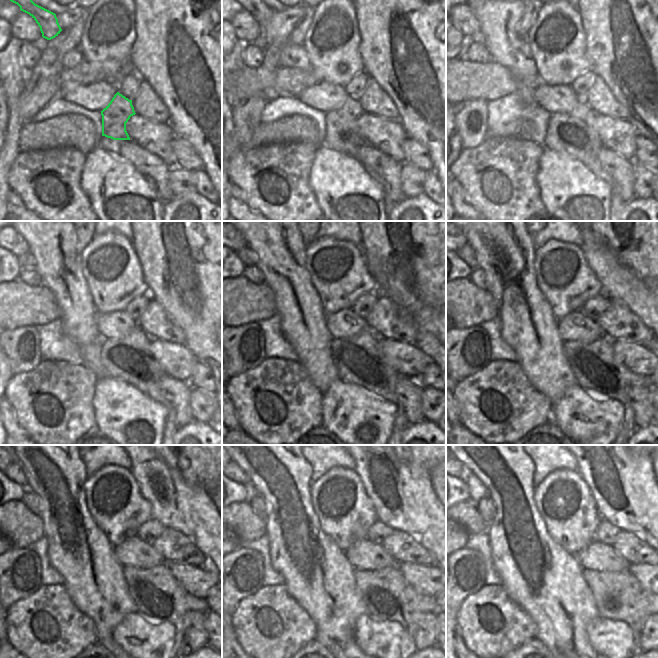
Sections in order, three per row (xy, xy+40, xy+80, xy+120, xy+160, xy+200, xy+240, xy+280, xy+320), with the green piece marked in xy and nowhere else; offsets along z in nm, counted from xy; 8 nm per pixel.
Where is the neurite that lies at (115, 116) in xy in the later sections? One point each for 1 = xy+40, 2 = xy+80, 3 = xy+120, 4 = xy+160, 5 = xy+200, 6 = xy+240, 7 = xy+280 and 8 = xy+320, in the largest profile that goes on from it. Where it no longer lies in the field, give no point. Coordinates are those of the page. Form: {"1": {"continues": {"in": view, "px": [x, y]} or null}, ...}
{"1": {"continues": {"in": "xy+40", "px": [342, 134]}}, "2": {"continues": {"in": "xy+80", "px": [569, 133]}}, "3": {"continues": {"in": "xy+120", "px": [129, 359]}}, "4": {"continues": {"in": "xy+160", "px": [359, 360]}}, "5": {"continues": {"in": "xy+200", "px": [596, 368]}}, "6": {"continues": {"in": "xy+240", "px": [157, 595]}}, "7": {"continues": {"in": "xy+280", "px": [385, 593]}}, "8": {"continues": {"in": "xy+320", "px": [619, 596]}}}

